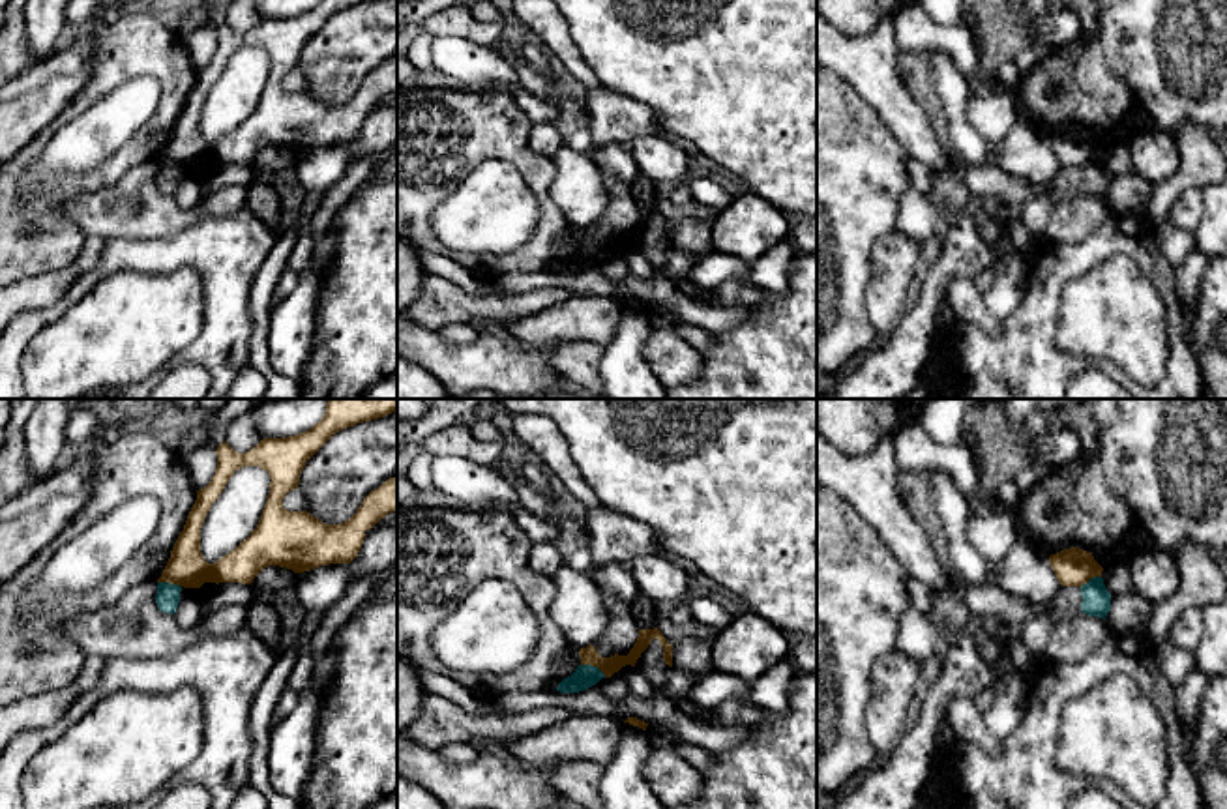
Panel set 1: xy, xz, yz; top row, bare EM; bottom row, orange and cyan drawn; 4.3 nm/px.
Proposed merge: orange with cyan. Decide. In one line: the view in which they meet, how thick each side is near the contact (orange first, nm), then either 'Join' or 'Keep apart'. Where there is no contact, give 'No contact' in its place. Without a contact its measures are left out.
Touches orange in xz. Thickness 80 nm (orange) against 100 nm. Keep apart

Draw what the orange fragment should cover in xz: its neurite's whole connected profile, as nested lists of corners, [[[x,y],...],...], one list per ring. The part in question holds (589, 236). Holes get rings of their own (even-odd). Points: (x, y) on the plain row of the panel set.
[[[658,208],[639,210],[639,219],[628,236],[614,234],[611,238],[601,238],[598,234],[598,230],[592,225],[588,225],[586,228],[579,230],[581,245],[598,247],[605,255],[605,258],[611,258],[614,253],[618,253],[626,245],[635,247],[637,240],[641,238],[641,234],[648,228],[648,225],[654,219],[658,219],[663,227],[665,245],[673,247],[673,225],[667,223],[667,219],[663,217],[663,213]]]

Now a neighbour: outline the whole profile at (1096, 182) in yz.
[[[817,13],[817,64],[839,75],[877,112],[910,159],[922,161],[933,172],[959,172],[970,195],[980,199],[1027,204],[1036,197],[1047,197],[1055,204],[1085,193],[1105,200],[1111,174],[1101,157],[1090,159],[1081,169],[1060,167],[1047,191],[993,165],[974,167],[950,157],[925,109],[907,86],[897,52],[894,15],[886,15],[869,34],[850,37]]]

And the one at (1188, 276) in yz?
[[[1193,247],[1184,262],[1175,268],[1176,294],[1186,309],[1197,303],[1197,294],[1206,272],[1206,264],[1208,258]]]

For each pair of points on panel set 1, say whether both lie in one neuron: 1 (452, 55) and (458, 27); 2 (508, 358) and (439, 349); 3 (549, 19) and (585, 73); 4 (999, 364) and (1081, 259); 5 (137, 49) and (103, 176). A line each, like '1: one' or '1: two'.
1: two
2: one
3: one
4: one
5: one

